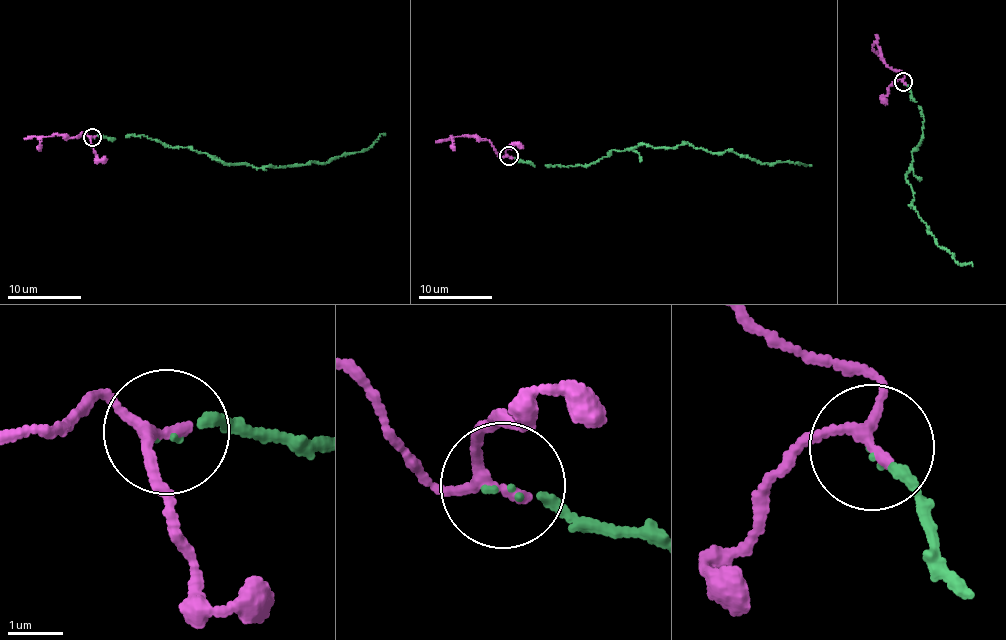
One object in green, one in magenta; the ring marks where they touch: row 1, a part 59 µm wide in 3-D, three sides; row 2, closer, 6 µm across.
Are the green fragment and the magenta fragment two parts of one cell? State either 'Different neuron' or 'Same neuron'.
Same neuron

